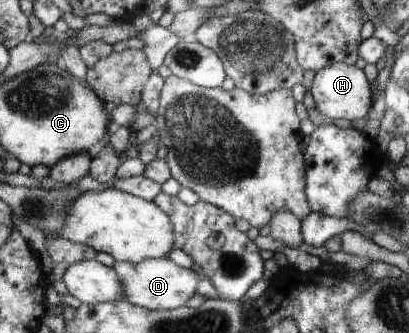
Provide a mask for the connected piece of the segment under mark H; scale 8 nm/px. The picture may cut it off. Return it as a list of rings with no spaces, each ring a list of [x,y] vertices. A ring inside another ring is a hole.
[[[335,63],[325,69],[318,70],[314,76],[311,86],[315,110],[331,120],[335,118],[348,118],[357,120],[357,118],[367,118],[371,108],[373,108],[373,92],[367,76],[363,70],[357,68],[357,64],[348,65],[345,63]]]

